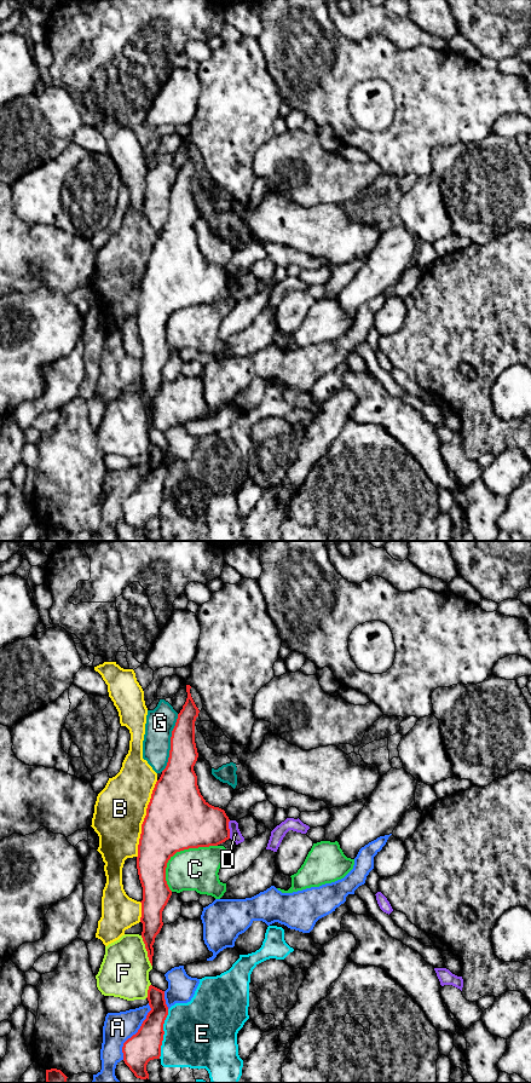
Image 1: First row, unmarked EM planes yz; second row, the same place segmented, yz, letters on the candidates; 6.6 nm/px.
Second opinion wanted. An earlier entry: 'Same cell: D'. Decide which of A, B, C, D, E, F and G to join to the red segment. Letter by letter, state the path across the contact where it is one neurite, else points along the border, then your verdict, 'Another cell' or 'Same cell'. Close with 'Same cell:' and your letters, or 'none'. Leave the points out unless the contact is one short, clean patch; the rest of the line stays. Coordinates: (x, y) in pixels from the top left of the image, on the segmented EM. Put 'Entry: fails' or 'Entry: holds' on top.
Entry: fails
A: Another cell
B: Another cell
C: Another cell
D: Another cell
E: Another cell
F: Another cell
G: Another cell
Same cell: none

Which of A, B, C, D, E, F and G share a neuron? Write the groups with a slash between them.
A / B / C / D / E / F / G

